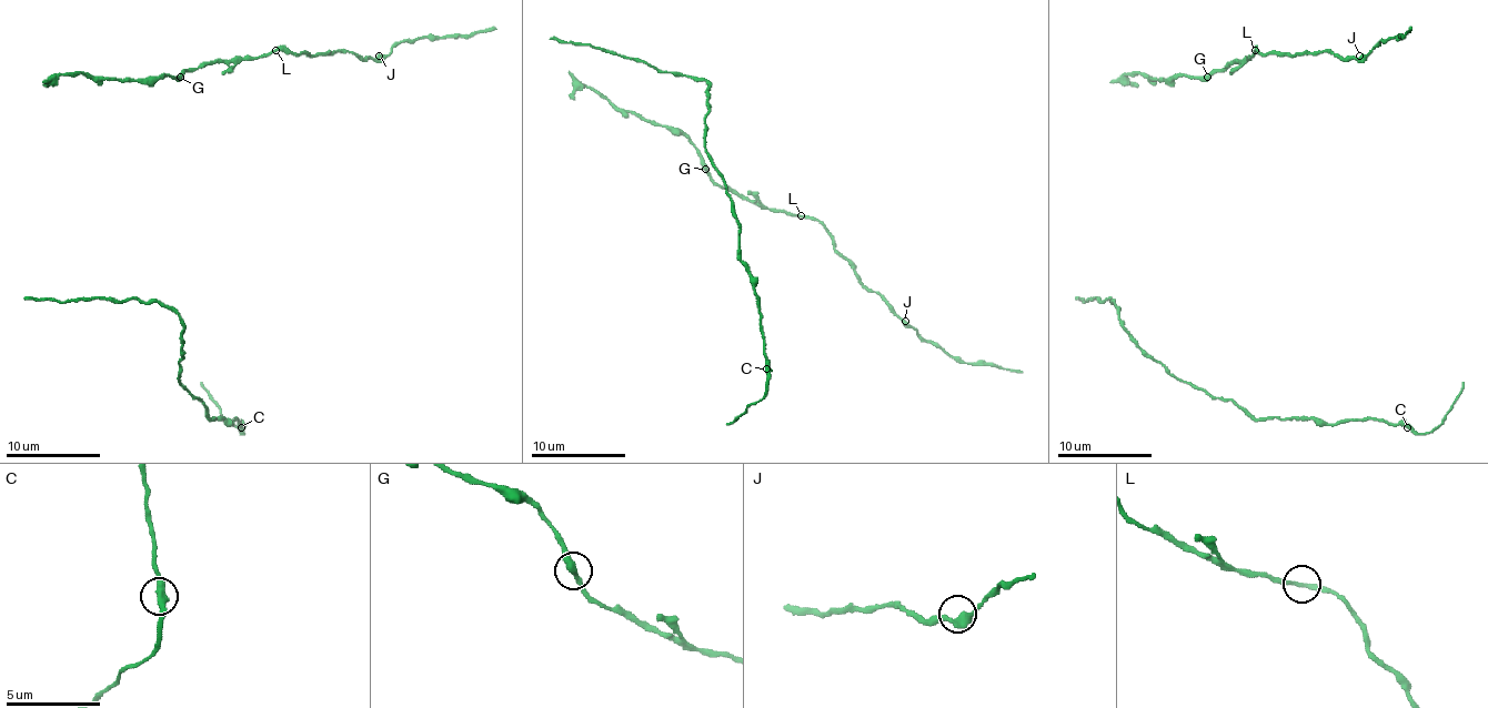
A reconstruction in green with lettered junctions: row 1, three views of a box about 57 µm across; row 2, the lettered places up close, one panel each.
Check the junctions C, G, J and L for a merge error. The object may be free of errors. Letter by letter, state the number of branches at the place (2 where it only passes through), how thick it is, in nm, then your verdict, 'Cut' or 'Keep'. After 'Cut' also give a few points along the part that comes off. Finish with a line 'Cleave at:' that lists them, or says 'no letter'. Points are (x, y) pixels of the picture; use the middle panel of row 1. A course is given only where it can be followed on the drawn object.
C: Branches: 2. Thickness 400 nm. Keep
G: Branches: 2. Thickness 380 nm. Keep
J: Branches: 2. Thickness 400 nm. Keep
L: Branches: 2. Thickness 260 nm. Keep
Cleave at: no letter

